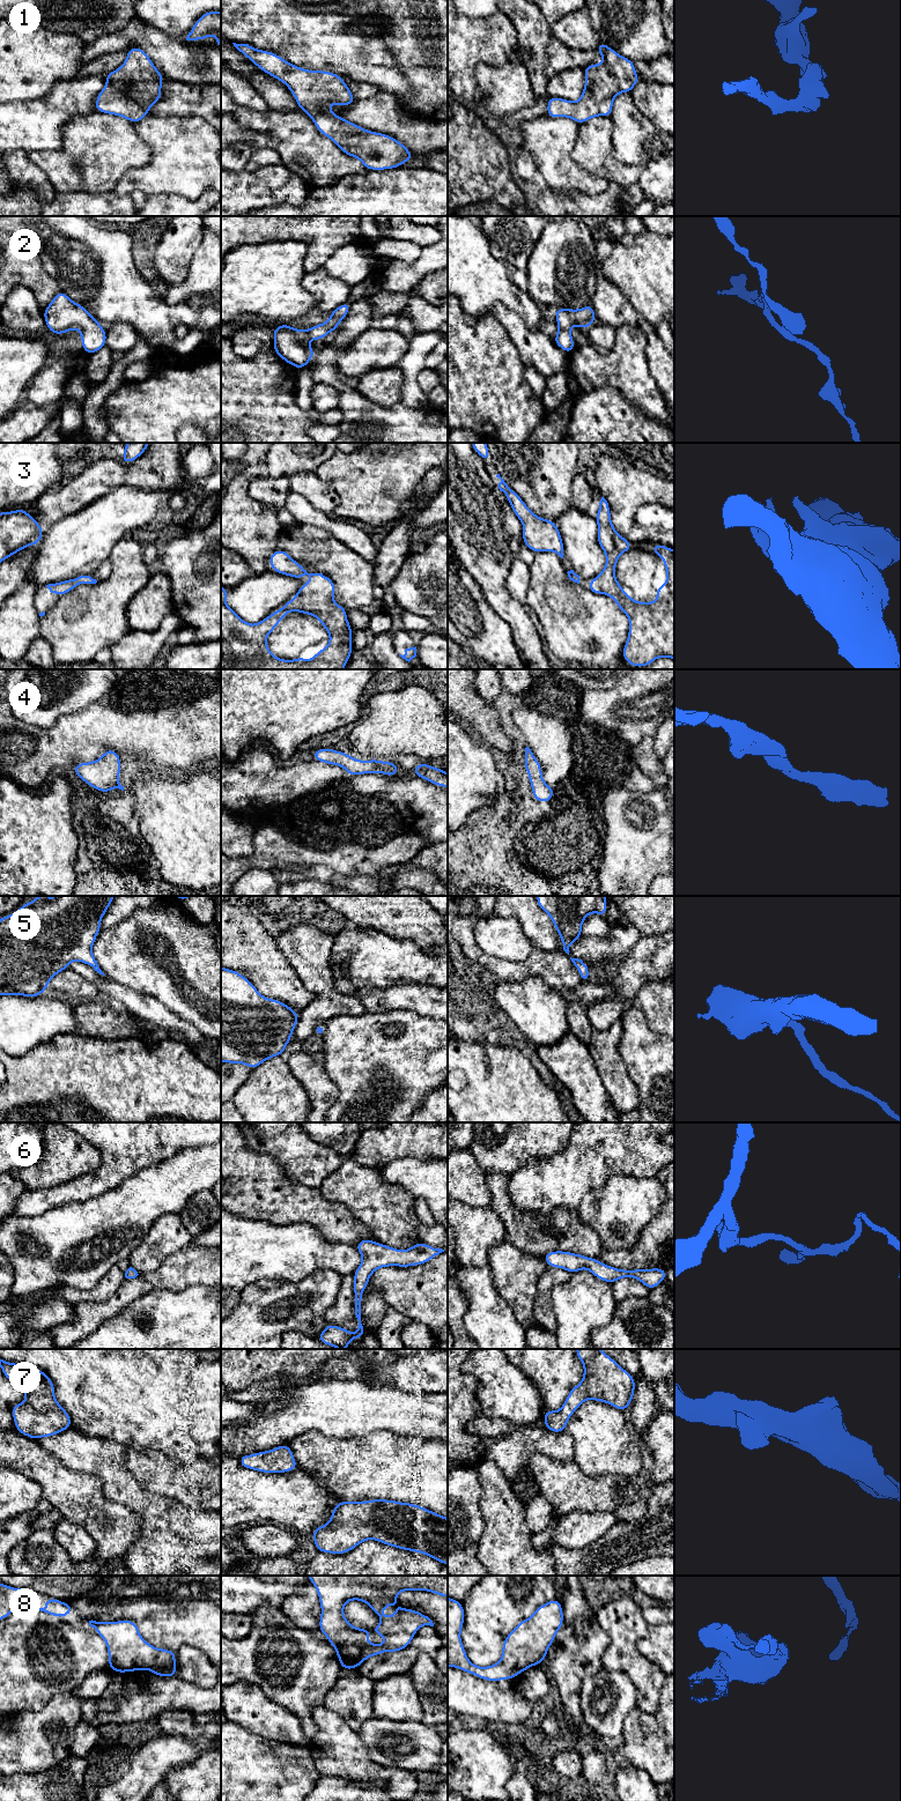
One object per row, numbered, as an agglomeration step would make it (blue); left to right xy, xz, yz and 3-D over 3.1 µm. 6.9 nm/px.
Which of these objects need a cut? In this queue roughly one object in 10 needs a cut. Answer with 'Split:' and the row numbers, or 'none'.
Split: none

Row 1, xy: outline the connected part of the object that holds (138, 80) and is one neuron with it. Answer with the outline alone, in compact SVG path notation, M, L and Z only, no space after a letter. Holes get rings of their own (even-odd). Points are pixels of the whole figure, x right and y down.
M130 47L125 62L105 74L106 84L98 94L95 110L102 113L123 117L133 124L142 120L153 104L162 98L161 82L165 77L154 66L148 54L139 47Z

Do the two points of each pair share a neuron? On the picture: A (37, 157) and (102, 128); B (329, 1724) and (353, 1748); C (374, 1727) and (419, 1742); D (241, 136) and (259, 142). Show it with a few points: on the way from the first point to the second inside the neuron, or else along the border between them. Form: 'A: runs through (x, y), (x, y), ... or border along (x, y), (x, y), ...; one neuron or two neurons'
A: runs through (53, 158), (72, 158), (86, 145); one neuron
B: runs through (334, 1729), (347, 1742); one neuron
C: runs through (385, 1729), (407, 1733); one neuron
D: runs through (245, 136), (255, 140); one neuron

